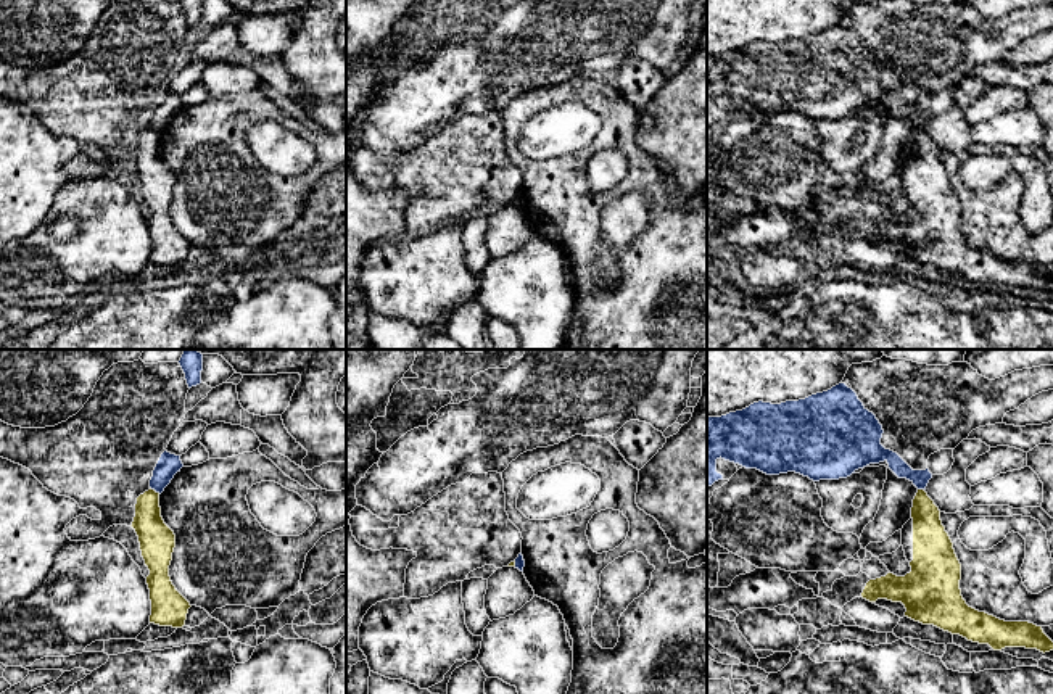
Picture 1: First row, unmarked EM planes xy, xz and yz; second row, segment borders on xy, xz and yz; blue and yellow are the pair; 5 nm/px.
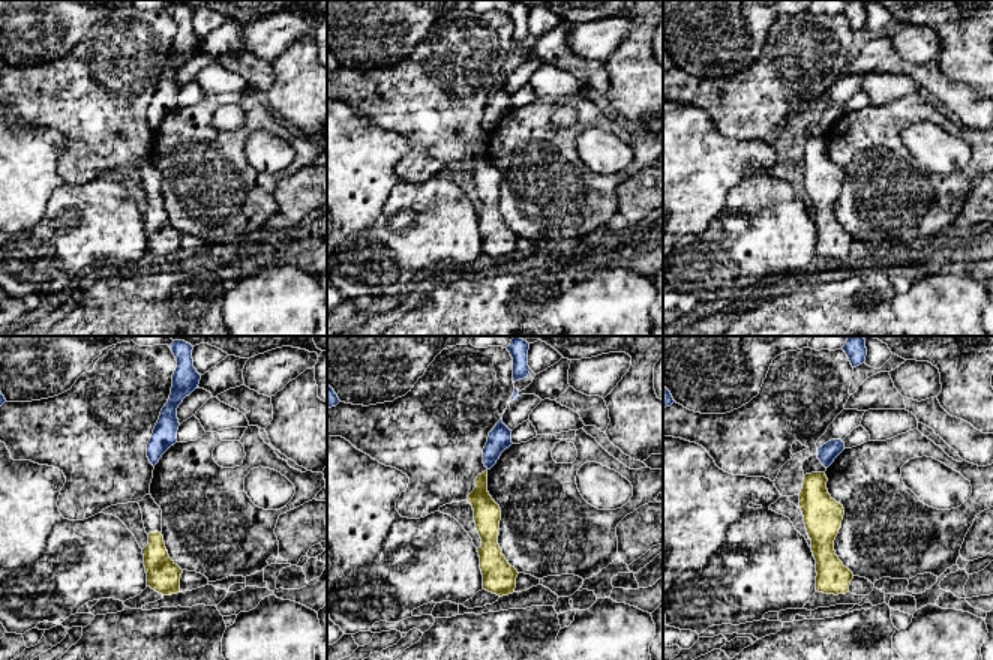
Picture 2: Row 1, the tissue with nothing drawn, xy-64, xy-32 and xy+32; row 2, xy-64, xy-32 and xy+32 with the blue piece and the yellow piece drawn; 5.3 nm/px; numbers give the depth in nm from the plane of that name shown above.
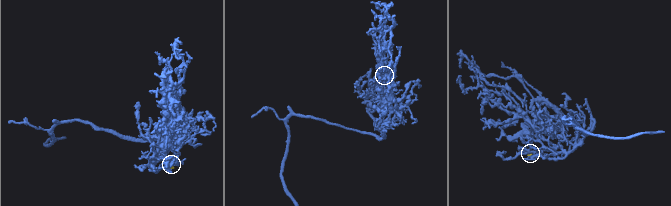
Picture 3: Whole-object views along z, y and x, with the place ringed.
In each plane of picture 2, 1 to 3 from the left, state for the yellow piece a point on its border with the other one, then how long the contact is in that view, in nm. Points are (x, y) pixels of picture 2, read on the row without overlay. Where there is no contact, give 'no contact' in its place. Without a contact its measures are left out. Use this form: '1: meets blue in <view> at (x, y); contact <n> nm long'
1: no contact
2: no contact
3: no contact

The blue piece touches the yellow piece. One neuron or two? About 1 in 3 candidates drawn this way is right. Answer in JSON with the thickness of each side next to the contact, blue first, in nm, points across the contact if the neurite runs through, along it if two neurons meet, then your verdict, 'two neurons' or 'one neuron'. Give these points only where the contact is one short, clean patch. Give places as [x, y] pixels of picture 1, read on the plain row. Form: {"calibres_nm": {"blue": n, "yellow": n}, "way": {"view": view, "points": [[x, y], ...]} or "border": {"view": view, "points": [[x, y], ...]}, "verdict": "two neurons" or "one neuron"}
{"calibres_nm": {"blue": 110, "yellow": 180}, "border": {"view": "xy", "points": [[150, 126], [160, 132]]}, "verdict": "two neurons"}

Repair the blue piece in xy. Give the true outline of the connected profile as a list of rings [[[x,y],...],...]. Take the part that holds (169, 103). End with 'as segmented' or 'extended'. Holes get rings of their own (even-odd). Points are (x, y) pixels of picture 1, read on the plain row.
[[[164,90],[153,109],[150,127],[161,134],[182,106],[180,95]]] | as segmented

